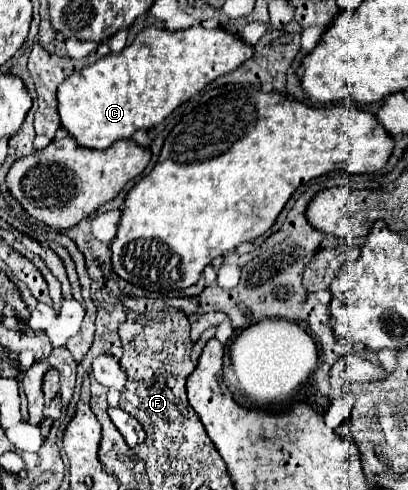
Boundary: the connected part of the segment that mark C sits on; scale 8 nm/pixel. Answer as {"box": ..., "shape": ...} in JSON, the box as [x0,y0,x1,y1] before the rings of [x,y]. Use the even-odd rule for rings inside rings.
{"box":[58,25,252,149],"shape":[[[192,25],[186,31],[148,27],[118,55],[110,53],[58,87],[58,115],[62,127],[80,147],[106,149],[116,139],[128,139],[138,129],[162,123],[178,105],[194,97],[216,77],[236,69],[252,57],[252,47],[226,29]]]}

